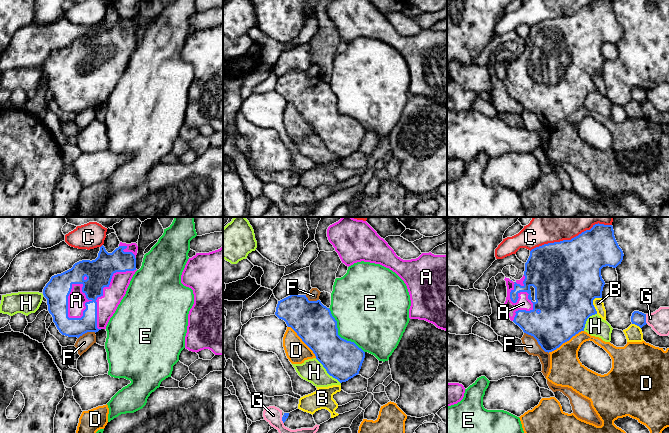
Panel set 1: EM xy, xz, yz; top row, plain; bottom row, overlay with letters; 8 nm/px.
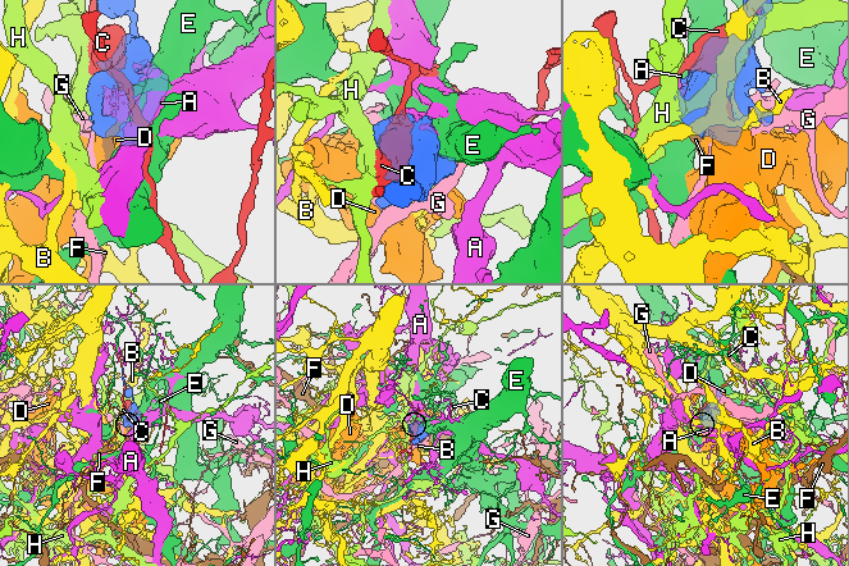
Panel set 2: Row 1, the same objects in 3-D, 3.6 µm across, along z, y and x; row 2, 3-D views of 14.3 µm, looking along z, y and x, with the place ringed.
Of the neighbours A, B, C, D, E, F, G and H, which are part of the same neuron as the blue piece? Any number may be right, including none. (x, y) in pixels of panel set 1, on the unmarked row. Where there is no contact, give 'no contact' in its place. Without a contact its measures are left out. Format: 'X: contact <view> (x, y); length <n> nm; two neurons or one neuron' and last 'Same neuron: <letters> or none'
A: contact yz (520, 67); length 380 nm; one neuron
B: contact yz (592, 79); length 140 nm; two neurons
C: contact yz (563, 16); length 550 nm; two neurons
D: contact yz (565, 117); length 340 nm; two neurons
E: contact xz (337, 110); length 460 nm; two neurons
F: contact yz (537, 117); length 260 nm; two neurons
G: contact yz (645, 95); length 80 nm; two neurons
H: contact xz (327, 148); length 300 nm; two neurons
Same neuron: A

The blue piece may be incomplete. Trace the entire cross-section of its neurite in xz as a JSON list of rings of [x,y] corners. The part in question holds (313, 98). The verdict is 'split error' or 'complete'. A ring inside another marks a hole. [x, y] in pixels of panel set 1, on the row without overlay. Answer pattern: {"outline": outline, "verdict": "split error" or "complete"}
{"outline": [[[291,70],[278,77],[275,91],[297,109],[330,152],[342,159],[359,150],[365,128],[354,118],[347,117],[338,111],[337,97],[330,85],[320,76],[309,77],[306,71]]], "verdict": "complete"}

